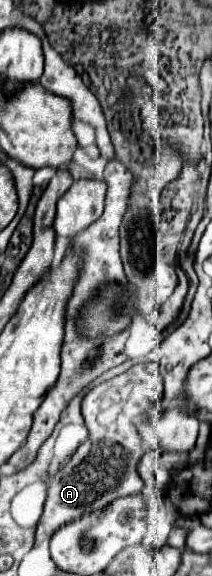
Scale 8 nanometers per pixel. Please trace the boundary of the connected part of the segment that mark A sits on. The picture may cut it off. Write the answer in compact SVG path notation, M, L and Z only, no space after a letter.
M152 362L136 364L128 372L102 382L84 396L82 414L90 430L90 440L84 442L72 460L52 476L48 484L44 514L36 528L36 544L52 536L52 532L66 522L76 520L90 510L100 510L120 496L142 492L144 482L136 472L136 464L142 458L144 448L134 420L138 420L142 416L142 410L146 410L148 404L160 396L162 378L158 374L158 366Z

